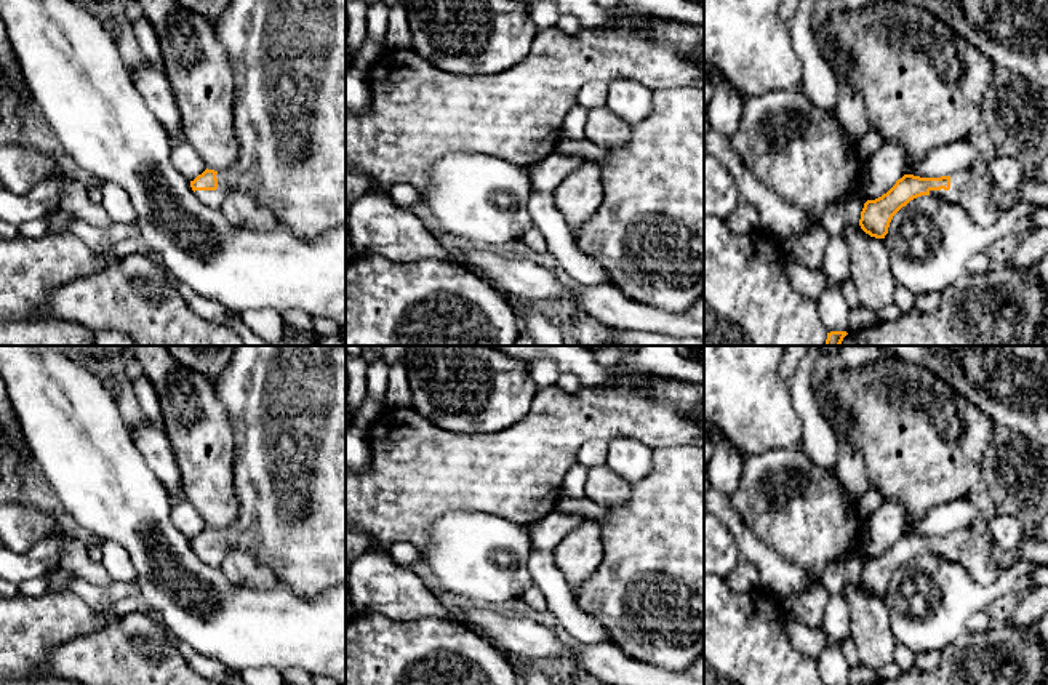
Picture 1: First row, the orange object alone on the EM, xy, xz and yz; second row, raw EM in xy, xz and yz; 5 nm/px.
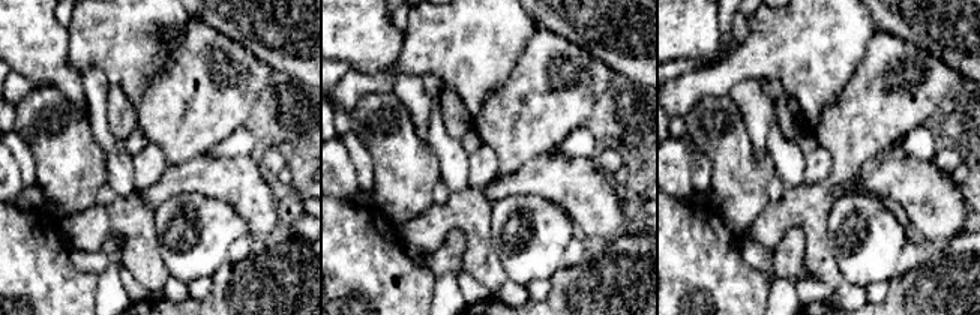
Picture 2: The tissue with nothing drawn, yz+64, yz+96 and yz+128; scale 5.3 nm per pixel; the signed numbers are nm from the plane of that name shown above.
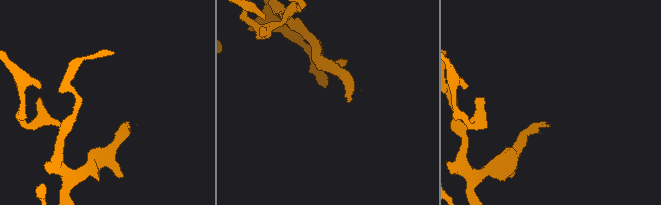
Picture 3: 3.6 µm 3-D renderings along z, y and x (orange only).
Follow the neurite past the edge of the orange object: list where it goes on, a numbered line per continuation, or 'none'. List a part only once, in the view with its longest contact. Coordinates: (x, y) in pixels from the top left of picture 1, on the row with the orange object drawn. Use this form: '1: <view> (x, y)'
1: xy (288, 56)

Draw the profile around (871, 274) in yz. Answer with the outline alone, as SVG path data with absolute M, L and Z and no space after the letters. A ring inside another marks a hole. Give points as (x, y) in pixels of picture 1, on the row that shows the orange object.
M845 226L842 230L850 248L850 278L861 306L878 312L894 302L896 280L890 269L890 251L883 238L866 234L861 226Z

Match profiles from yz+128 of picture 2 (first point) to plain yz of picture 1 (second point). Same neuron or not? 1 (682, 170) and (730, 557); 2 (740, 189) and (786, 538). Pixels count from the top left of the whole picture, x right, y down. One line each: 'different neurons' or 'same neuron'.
1: same neuron
2: same neuron

